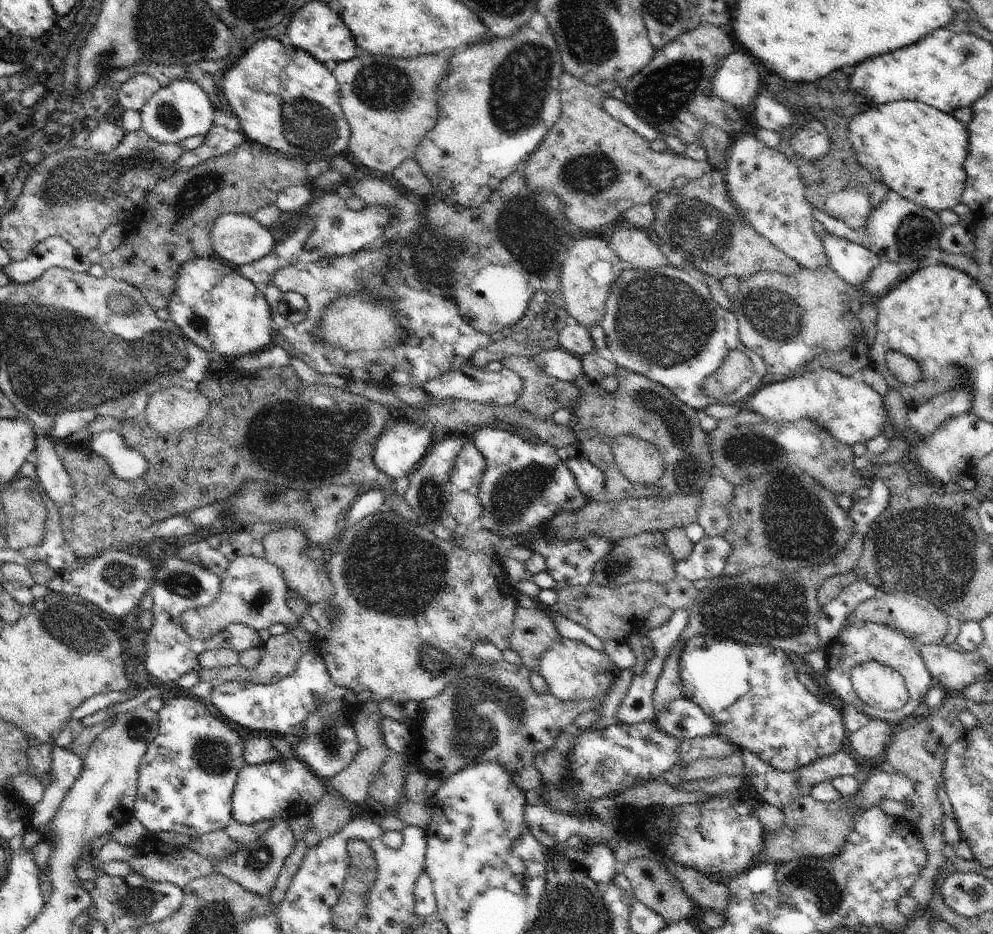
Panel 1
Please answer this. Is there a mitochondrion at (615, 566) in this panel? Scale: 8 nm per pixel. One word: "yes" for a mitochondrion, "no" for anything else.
yes

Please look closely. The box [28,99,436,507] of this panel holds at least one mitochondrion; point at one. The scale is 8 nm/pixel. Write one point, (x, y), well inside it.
(79, 178)

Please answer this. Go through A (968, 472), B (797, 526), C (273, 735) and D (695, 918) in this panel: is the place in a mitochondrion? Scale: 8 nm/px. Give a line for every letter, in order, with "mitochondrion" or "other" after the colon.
A: other
B: mitochondrion
C: other
D: other

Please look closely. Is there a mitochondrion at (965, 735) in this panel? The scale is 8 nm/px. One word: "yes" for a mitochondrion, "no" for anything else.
no

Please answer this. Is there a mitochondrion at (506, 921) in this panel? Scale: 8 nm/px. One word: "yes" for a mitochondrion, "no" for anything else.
no

